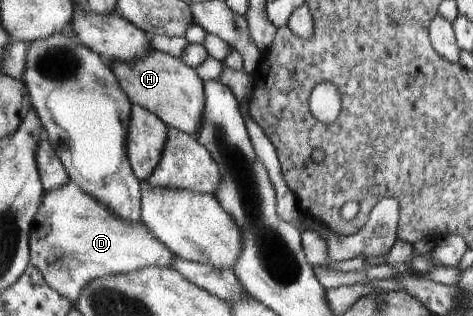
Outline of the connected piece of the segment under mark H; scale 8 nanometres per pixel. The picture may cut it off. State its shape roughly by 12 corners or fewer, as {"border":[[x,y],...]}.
{"border":[[151,48],[109,66],[133,105],[168,128],[201,129],[204,86]]}

